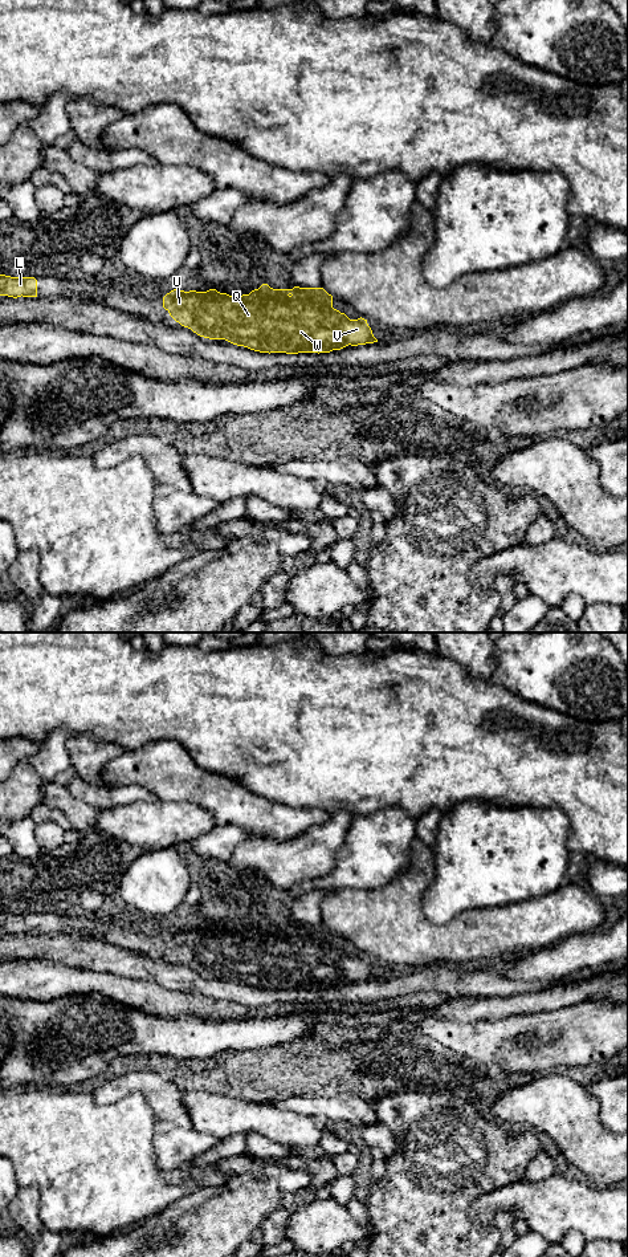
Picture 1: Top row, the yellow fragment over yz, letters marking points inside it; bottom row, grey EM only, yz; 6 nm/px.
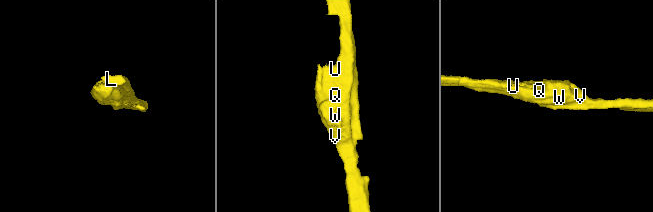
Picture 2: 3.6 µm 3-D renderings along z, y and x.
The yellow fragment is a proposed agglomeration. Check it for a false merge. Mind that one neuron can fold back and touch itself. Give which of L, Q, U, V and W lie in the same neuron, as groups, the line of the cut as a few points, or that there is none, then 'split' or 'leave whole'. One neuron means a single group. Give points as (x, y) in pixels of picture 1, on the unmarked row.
L Q U V W | no cut | leave whole

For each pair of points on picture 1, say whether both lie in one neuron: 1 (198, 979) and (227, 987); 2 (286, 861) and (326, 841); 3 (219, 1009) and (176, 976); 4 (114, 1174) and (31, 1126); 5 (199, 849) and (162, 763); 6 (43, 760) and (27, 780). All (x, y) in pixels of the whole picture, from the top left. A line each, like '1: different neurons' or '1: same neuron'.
1: same neuron
2: same neuron
3: different neurons
4: same neuron
5: different neurons
6: different neurons

